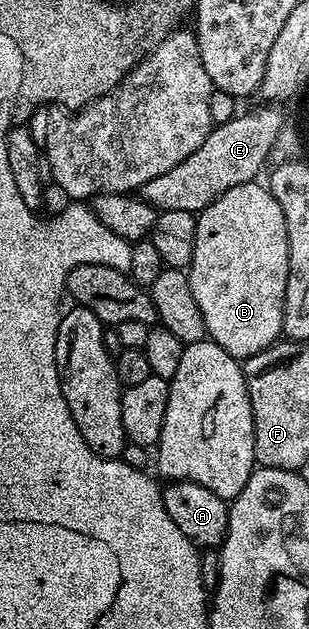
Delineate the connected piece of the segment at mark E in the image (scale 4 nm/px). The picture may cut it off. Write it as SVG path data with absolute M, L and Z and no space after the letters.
M270 104L259 105L250 112L239 113L230 122L215 125L211 132L208 132L205 142L198 146L198 150L188 155L168 170L165 174L152 178L150 182L146 182L138 190L140 198L148 204L154 206L158 212L169 212L170 210L186 210L193 214L198 214L206 206L210 205L218 199L226 190L233 189L234 186L251 183L265 160L271 157L272 148L276 142L276 138L280 132L280 128L284 121L284 115L280 111L274 109Z

